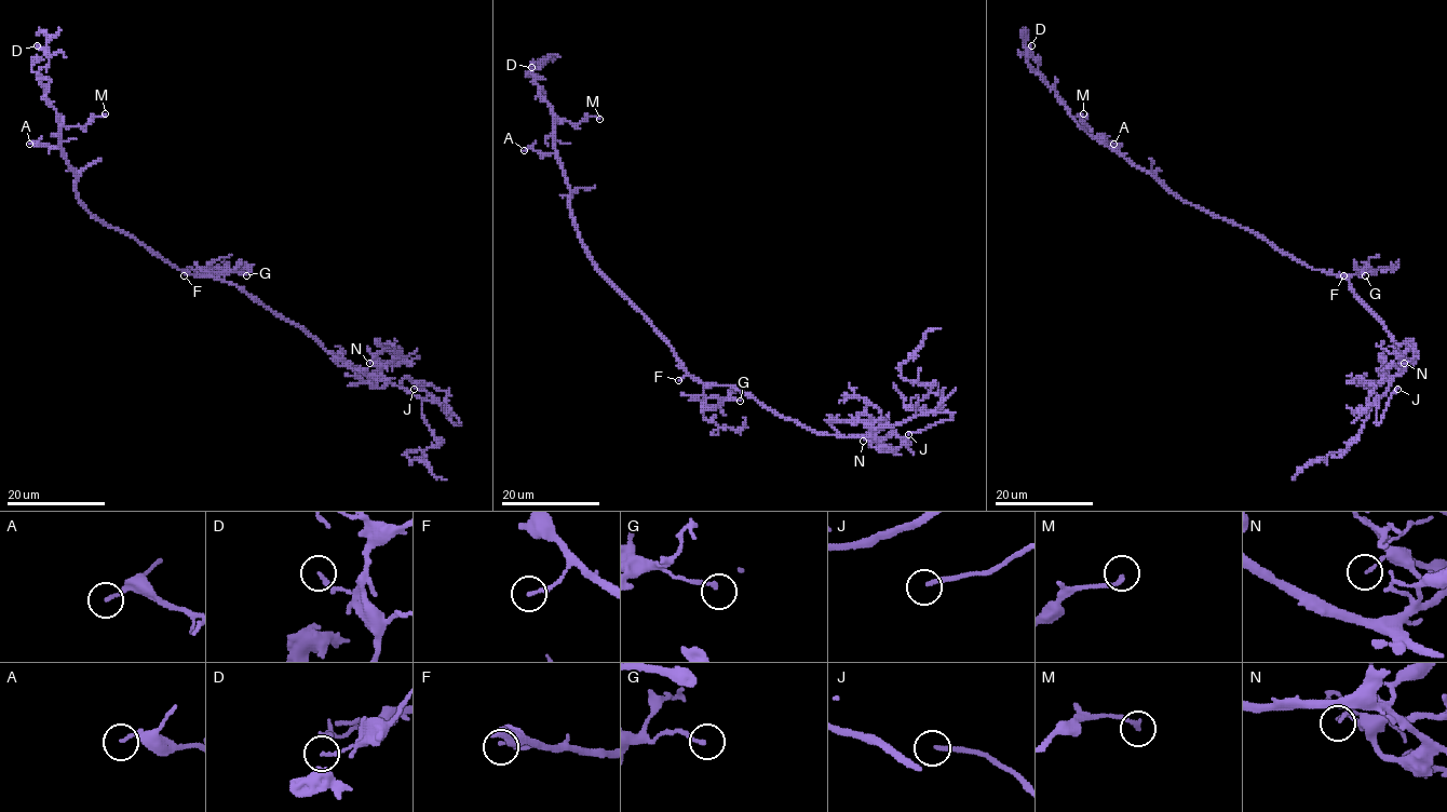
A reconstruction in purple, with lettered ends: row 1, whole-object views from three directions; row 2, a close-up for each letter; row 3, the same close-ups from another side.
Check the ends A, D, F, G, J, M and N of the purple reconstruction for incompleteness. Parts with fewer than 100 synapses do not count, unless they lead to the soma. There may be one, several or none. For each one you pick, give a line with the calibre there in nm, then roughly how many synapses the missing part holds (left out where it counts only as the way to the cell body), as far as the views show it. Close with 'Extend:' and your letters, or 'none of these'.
J: calibre 190 nm
Extend: J

